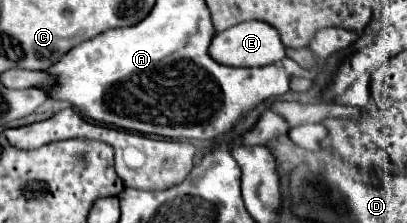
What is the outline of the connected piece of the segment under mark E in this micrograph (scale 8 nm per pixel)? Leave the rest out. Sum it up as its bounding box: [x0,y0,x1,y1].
[209,20,285,68]

